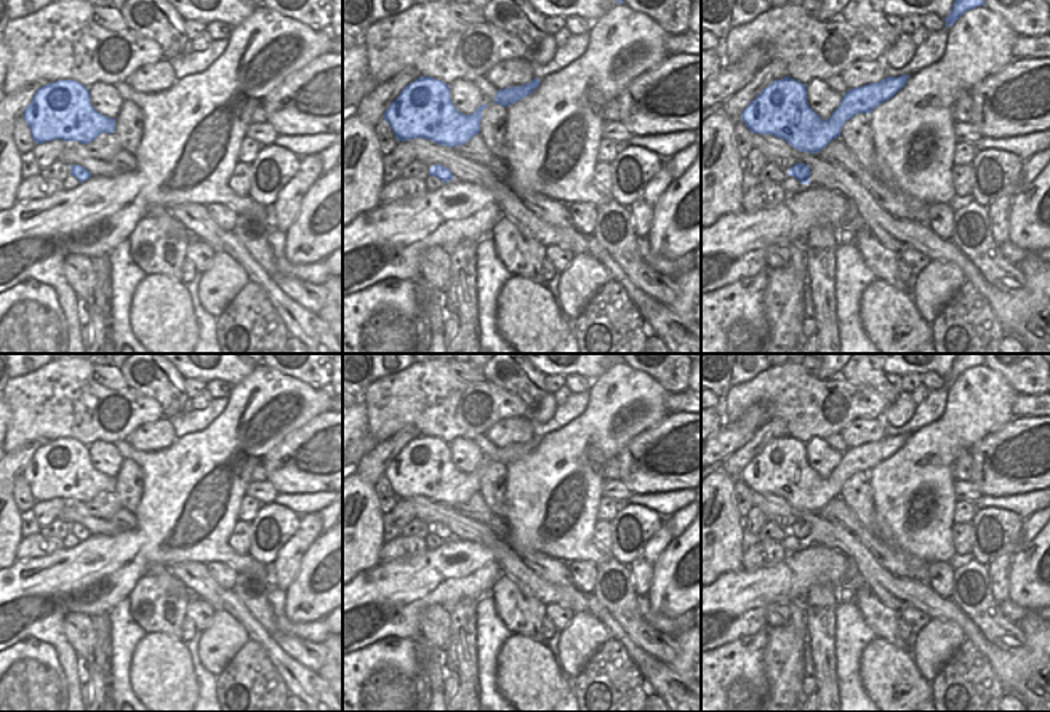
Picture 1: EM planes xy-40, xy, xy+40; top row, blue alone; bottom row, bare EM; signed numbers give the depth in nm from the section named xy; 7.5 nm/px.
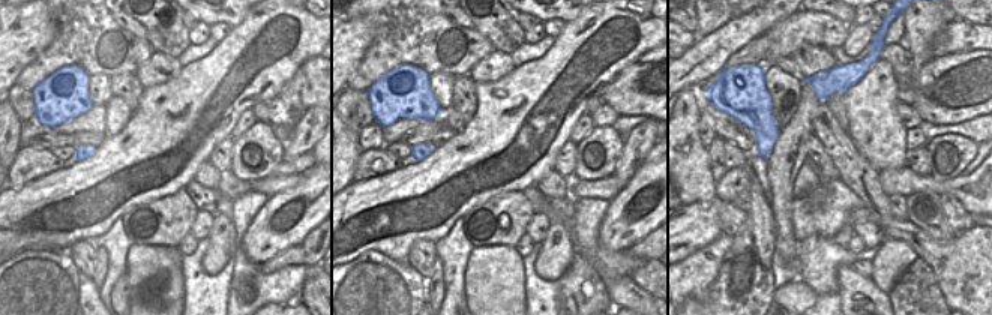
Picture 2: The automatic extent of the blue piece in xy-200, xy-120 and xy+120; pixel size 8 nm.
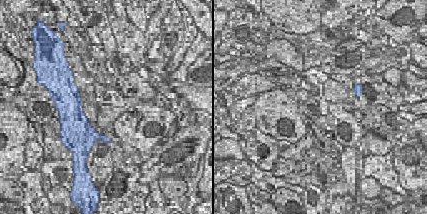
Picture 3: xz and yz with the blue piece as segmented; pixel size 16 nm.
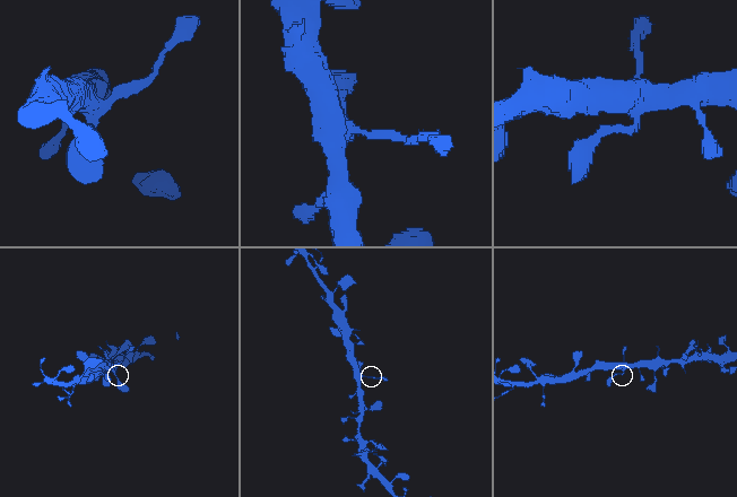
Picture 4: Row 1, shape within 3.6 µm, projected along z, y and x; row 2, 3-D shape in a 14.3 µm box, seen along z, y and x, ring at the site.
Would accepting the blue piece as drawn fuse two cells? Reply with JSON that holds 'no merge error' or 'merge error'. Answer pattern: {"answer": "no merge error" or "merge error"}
{"answer": "no merge error"}

